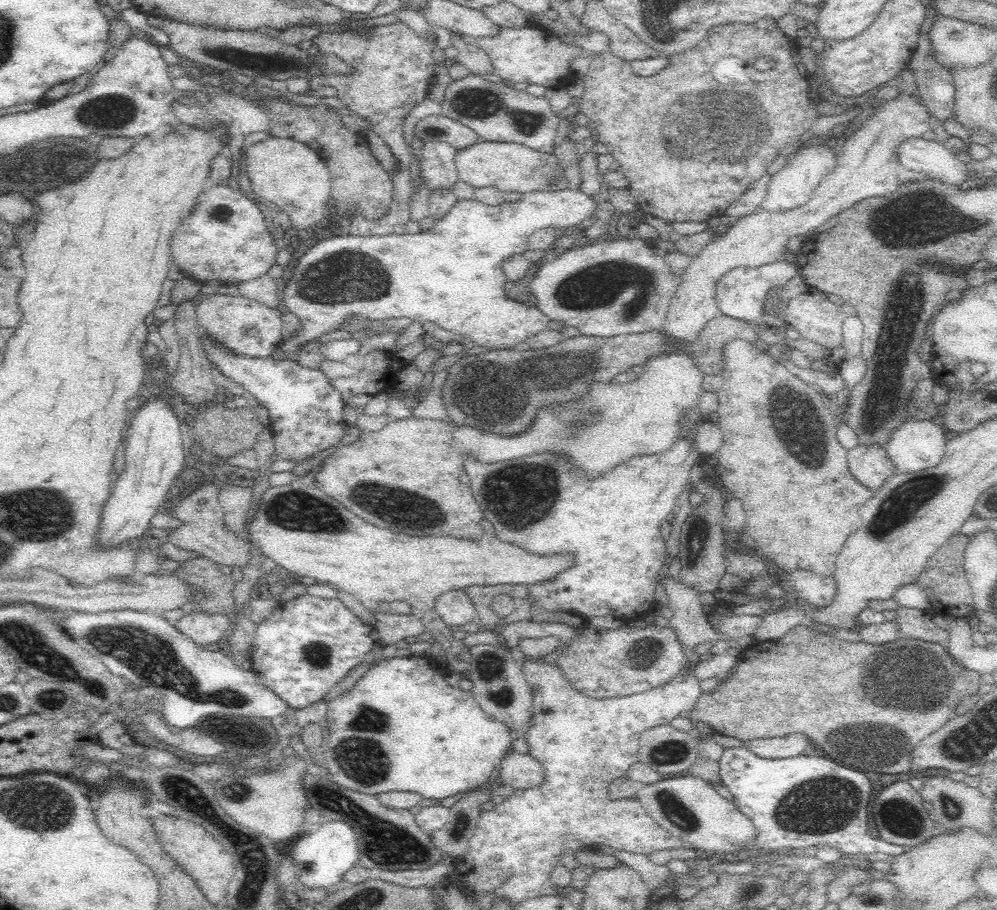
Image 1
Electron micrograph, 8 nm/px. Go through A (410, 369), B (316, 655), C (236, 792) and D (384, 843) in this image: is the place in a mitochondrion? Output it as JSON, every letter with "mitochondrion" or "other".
{"A":"other","B":"mitochondrion","C":"mitochondrion","D":"mitochondrion"}

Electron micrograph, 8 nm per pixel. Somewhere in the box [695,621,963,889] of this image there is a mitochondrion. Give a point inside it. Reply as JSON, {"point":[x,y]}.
{"point":[901,682]}

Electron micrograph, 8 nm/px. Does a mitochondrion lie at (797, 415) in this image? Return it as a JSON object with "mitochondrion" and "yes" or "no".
{"mitochondrion":"yes"}

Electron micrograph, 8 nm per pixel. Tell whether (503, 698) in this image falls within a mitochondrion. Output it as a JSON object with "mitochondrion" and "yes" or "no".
{"mitochondrion":"no"}

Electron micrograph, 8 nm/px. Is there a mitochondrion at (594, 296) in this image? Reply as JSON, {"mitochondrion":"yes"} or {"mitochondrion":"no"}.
{"mitochondrion":"yes"}

